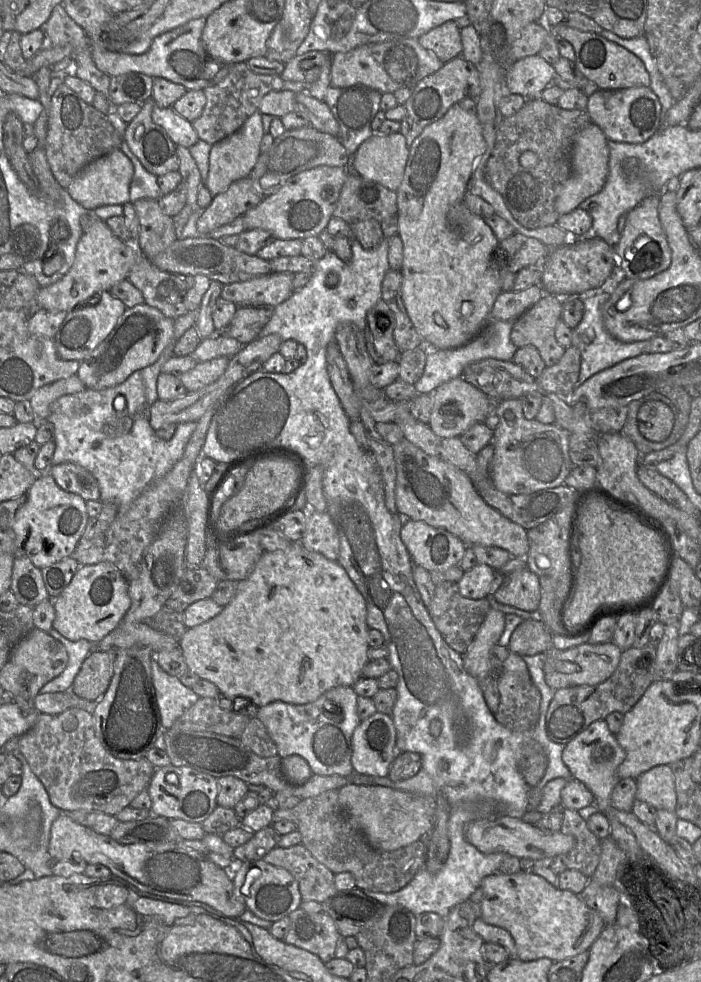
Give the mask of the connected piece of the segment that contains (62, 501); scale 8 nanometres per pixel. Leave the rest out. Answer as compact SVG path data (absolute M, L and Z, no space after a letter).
M49 473L36 479L26 495L27 501L14 517L14 556L29 558L39 569L71 557L90 519L86 501L77 494L61 489Z

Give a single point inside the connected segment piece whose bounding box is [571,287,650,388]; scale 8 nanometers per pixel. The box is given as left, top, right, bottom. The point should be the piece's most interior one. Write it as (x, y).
(599, 350)

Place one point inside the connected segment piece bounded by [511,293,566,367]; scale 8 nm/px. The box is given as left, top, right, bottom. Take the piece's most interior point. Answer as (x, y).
(536, 326)

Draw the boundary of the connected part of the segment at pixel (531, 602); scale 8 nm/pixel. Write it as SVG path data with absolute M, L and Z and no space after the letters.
M529 568L512 571L504 576L503 583L494 594L494 599L504 605L535 612L541 600L539 578Z

